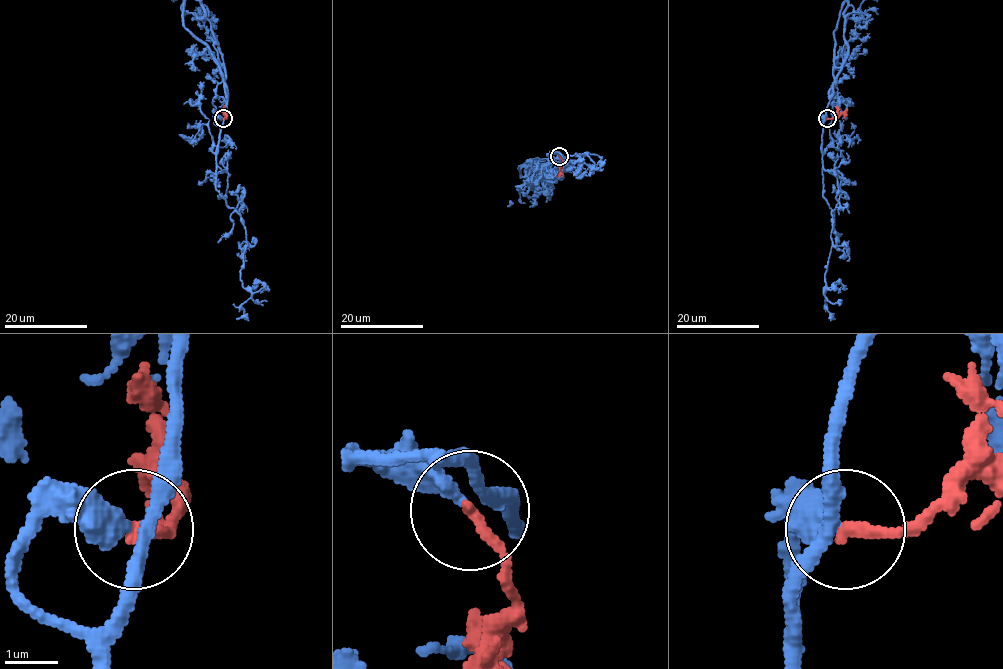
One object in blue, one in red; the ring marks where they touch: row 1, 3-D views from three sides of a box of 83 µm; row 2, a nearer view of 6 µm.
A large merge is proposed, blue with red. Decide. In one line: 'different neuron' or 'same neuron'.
same neuron

